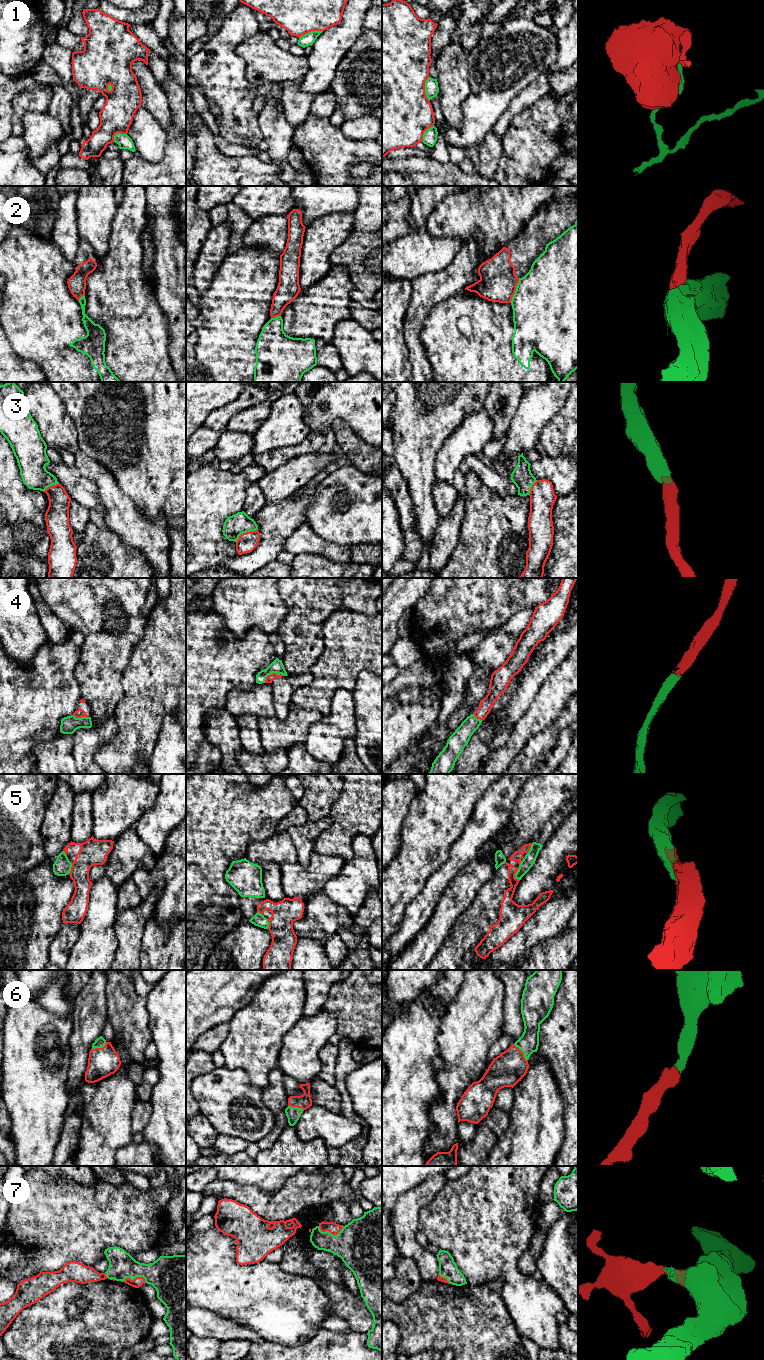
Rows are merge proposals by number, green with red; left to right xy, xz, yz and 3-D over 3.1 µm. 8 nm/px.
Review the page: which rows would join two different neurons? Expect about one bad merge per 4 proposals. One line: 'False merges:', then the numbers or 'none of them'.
False merges: 1, 2, 5

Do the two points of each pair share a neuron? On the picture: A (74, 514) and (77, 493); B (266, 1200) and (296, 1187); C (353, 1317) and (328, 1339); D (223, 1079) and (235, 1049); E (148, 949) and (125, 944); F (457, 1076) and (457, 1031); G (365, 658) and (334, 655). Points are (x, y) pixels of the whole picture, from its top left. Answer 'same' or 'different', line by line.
A: different
B: same
C: different
D: different
E: different
F: same
G: same

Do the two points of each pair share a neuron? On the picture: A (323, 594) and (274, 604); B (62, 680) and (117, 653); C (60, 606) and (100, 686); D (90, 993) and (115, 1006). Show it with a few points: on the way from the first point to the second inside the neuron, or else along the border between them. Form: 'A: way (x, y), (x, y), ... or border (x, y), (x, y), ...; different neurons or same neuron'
A: border (277, 588), (287, 608), (287, 615), (280, 625); different neurons
B: border (80, 651), (74, 676), (81, 697); different neurons
C: way (81, 622), (98, 639), (98, 665); same neuron
D: border (107, 980), (106, 1017); different neurons

